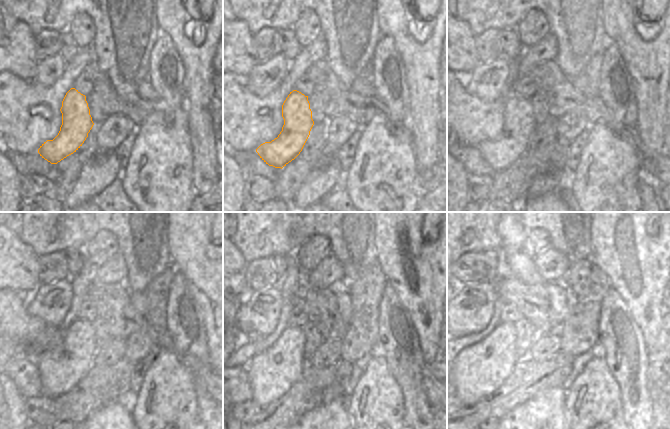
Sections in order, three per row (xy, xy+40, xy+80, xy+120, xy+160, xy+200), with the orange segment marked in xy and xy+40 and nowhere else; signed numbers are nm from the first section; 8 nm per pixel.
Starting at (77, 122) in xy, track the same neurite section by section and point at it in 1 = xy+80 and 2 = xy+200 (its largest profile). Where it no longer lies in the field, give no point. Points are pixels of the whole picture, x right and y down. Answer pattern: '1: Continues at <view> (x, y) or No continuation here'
1: Continues at xy+80 (519, 123)
2: Continues at xy+200 (501, 372).

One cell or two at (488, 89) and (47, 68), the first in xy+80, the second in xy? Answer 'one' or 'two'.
one

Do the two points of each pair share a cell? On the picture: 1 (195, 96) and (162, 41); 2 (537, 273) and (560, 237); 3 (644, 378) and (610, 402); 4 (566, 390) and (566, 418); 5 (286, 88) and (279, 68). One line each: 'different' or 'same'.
1: different
2: different
3: different
4: same
5: different

